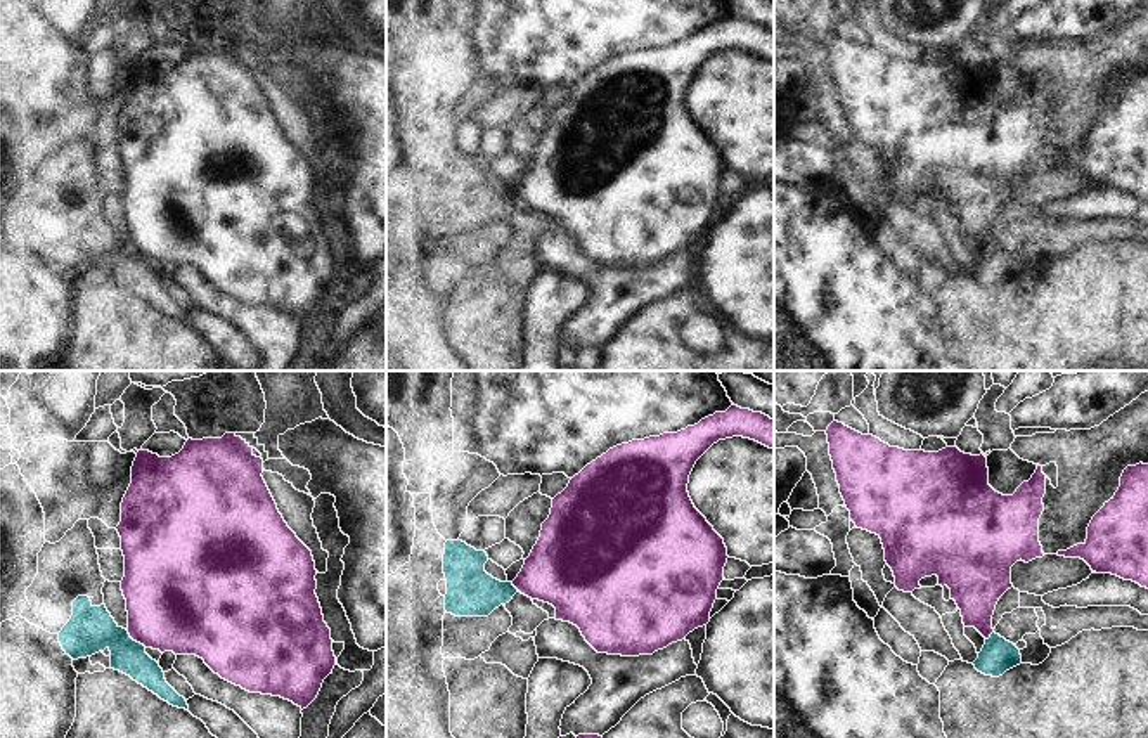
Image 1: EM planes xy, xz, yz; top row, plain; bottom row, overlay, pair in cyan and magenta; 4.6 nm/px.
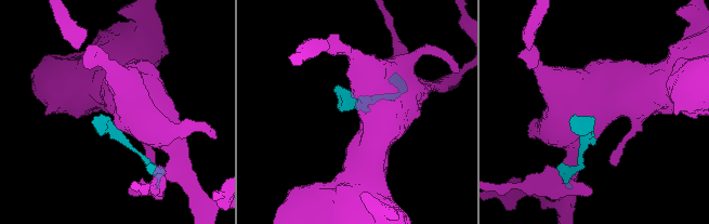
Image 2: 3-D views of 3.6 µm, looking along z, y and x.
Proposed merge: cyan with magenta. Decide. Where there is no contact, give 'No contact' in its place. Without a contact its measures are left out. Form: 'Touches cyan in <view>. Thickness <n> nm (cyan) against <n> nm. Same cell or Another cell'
Touches cyan in xy. Thickness 220 nm (cyan) against 440 nm. Another cell.

